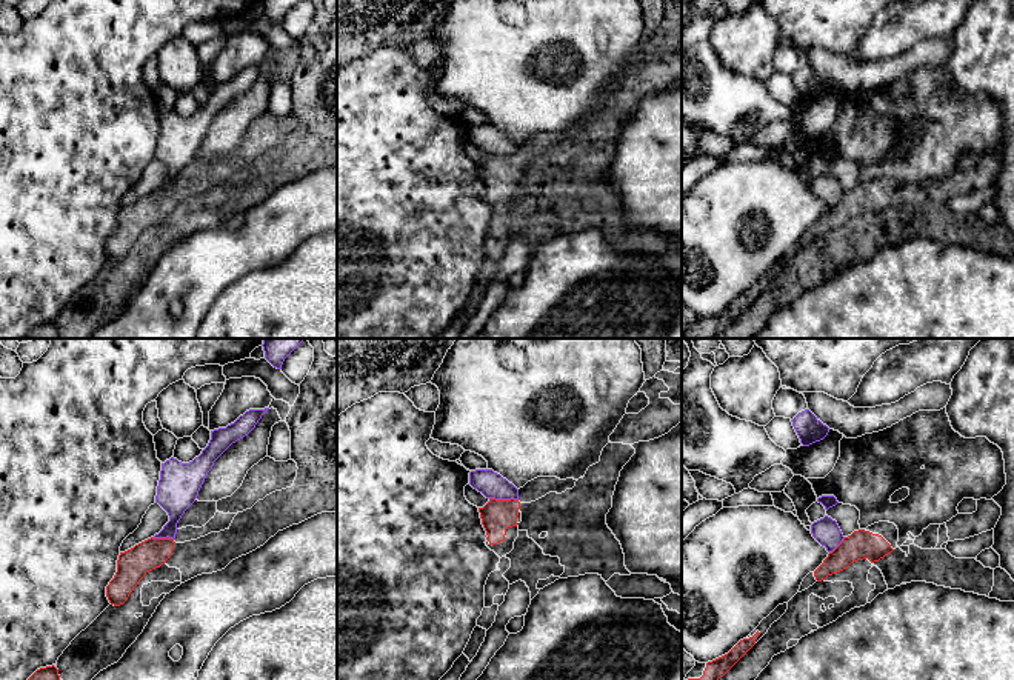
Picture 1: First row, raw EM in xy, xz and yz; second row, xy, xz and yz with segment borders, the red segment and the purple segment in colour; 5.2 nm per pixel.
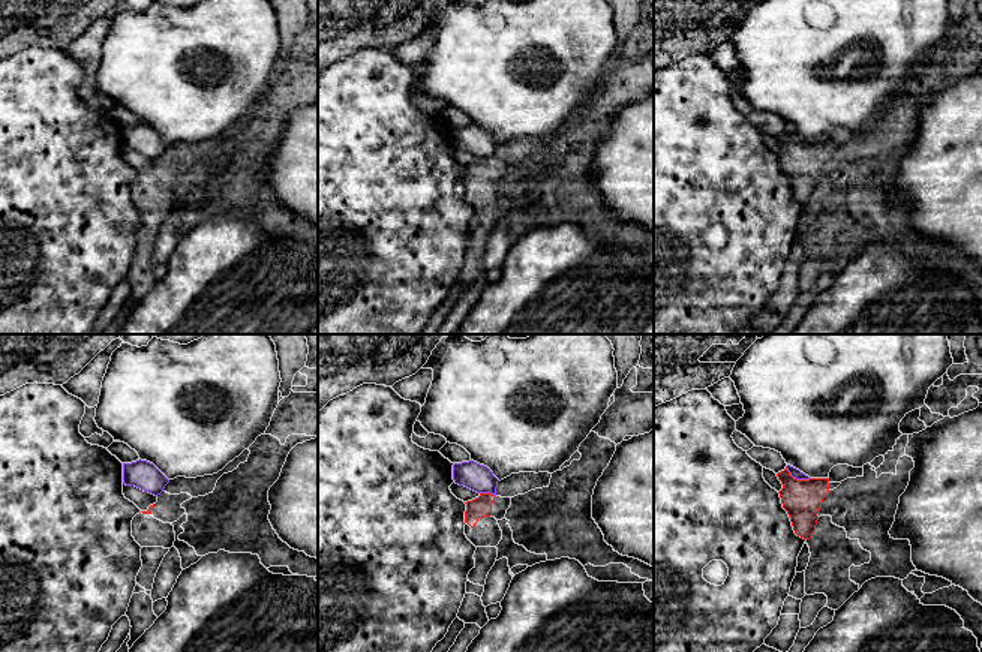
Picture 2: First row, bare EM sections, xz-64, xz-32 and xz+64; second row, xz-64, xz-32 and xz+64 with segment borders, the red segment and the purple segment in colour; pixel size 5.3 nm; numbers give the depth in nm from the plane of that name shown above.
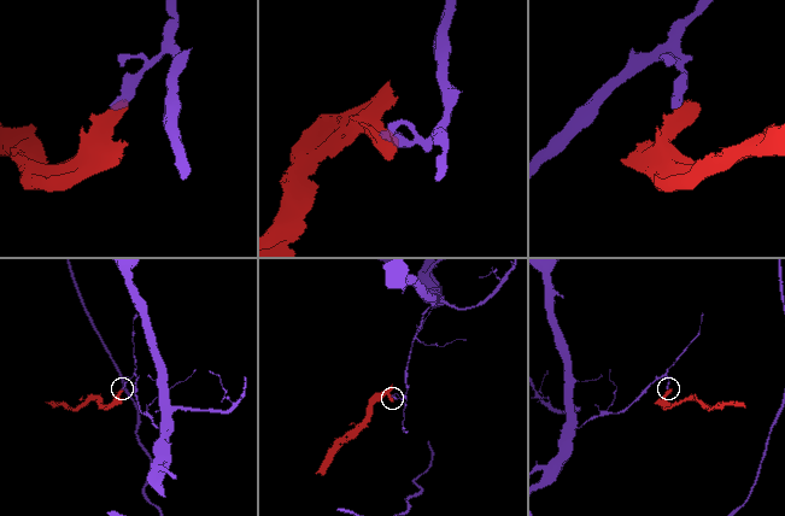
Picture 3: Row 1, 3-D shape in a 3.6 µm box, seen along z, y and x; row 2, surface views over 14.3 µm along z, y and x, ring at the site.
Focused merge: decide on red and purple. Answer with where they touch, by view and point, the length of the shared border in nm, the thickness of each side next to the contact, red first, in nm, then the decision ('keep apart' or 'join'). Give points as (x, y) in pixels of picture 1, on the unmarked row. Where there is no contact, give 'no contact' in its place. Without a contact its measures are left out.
xz (503, 156) | 150 nm | 170/140 nm | keep apart

